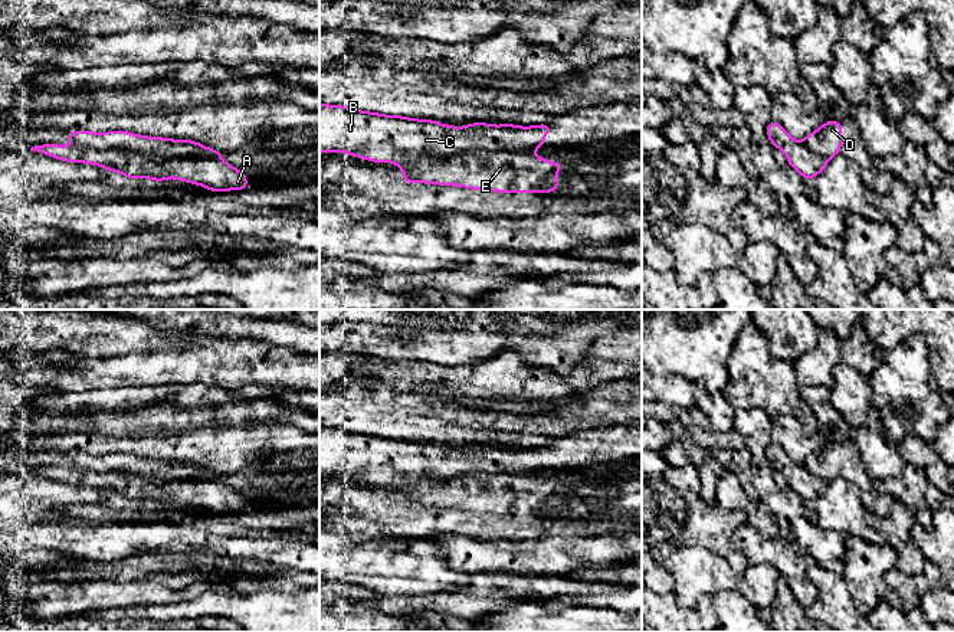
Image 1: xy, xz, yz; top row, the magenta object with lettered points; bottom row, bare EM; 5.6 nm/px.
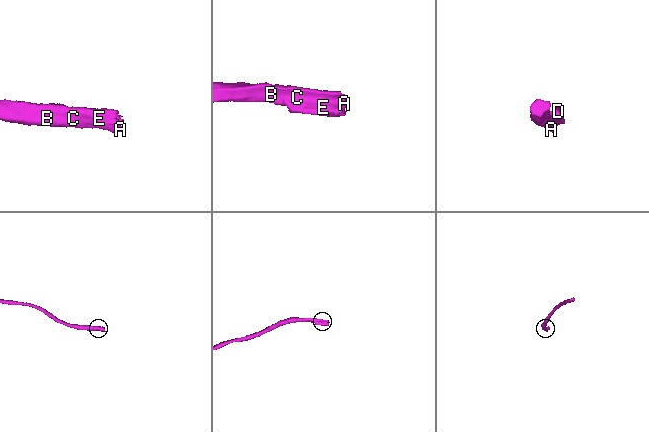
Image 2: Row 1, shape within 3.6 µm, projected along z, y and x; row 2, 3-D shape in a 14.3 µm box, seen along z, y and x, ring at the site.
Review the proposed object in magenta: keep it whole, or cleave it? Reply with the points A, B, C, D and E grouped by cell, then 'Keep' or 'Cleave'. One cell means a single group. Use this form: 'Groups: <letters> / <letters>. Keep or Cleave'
Groups: A B C / D E. Cleave

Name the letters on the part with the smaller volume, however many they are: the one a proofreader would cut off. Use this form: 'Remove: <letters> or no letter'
Remove: D, E

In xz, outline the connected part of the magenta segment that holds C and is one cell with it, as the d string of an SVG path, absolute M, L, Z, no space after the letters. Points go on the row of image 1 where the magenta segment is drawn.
M319 105L319 154L340 151L374 163L400 164L422 155L443 160L479 151L528 153L544 147L544 137L550 132L551 124L519 127L472 122L466 127L450 127L433 119L381 115L380 112L358 111L341 105Z

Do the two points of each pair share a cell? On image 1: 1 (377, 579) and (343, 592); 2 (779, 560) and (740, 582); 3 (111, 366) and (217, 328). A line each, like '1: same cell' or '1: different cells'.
1: different cells
2: different cells
3: different cells

